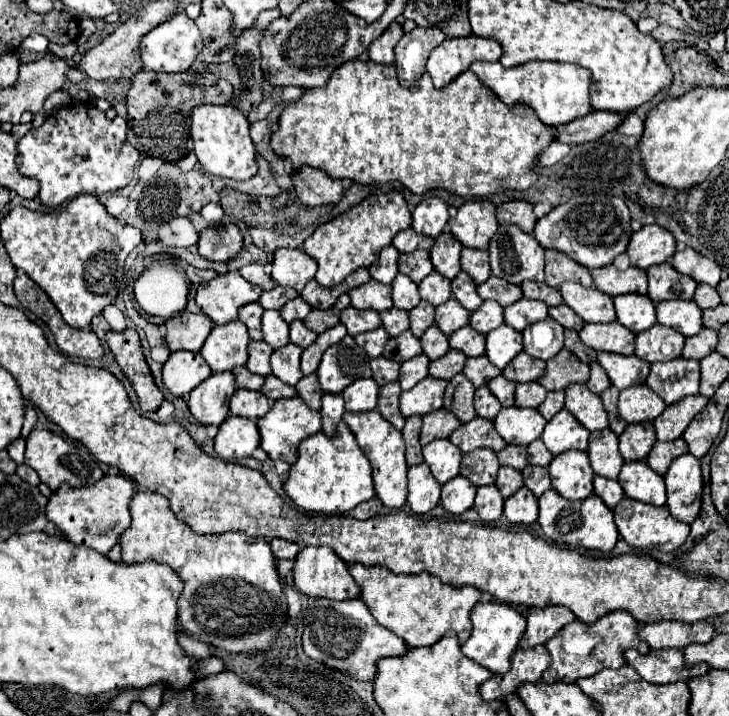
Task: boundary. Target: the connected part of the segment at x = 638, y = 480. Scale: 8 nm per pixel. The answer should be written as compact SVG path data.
M646 461L626 463L620 471L618 481L630 499L658 507L666 505L664 479L658 473L654 473Z

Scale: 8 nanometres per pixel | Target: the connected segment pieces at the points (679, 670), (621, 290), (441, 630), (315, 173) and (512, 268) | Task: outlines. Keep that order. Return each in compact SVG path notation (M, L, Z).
M628 649L624 657L626 663L634 667L644 681L650 683L688 681L692 677L700 677L710 671L708 663L694 665L686 671L682 649L660 649L660 651L650 651L648 655L640 655L636 649Z
M614 265L592 269L592 279L594 287L604 291L610 297L616 295L626 295L626 293L646 293L646 271L638 267L628 267L626 271L618 271Z
M352 565L348 569L354 581L360 585L360 599L368 605L374 619L402 637L408 647L430 647L440 641L448 629L458 633L460 643L468 641L472 633L470 613L480 601L482 591L476 591L474 587L452 589L452 585L444 585L432 575L394 575L386 567Z
M304 167L298 173L292 173L294 189L298 199L304 205L328 205L328 203L340 203L344 197L344 183L330 179L324 171Z
M516 225L498 227L490 239L490 267L492 275L502 277L514 285L522 281L544 281L544 249L534 235L528 235Z

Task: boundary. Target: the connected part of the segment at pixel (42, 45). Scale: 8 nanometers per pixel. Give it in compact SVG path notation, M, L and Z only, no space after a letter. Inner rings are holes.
M35 34L32 36L27 37L22 41L20 45L21 52L27 52L28 50L35 51L35 52L46 52L48 49L49 41L40 34Z

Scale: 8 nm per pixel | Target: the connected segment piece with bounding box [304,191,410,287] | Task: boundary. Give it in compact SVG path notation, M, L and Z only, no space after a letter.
M400 191L378 193L368 197L368 201L354 205L350 211L338 215L336 219L320 225L304 241L304 253L318 263L316 281L322 287L334 287L340 285L346 279L346 275L354 273L356 269L370 267L376 261L378 253L392 243L394 235L408 227L410 227L410 209L404 201L404 195Z

